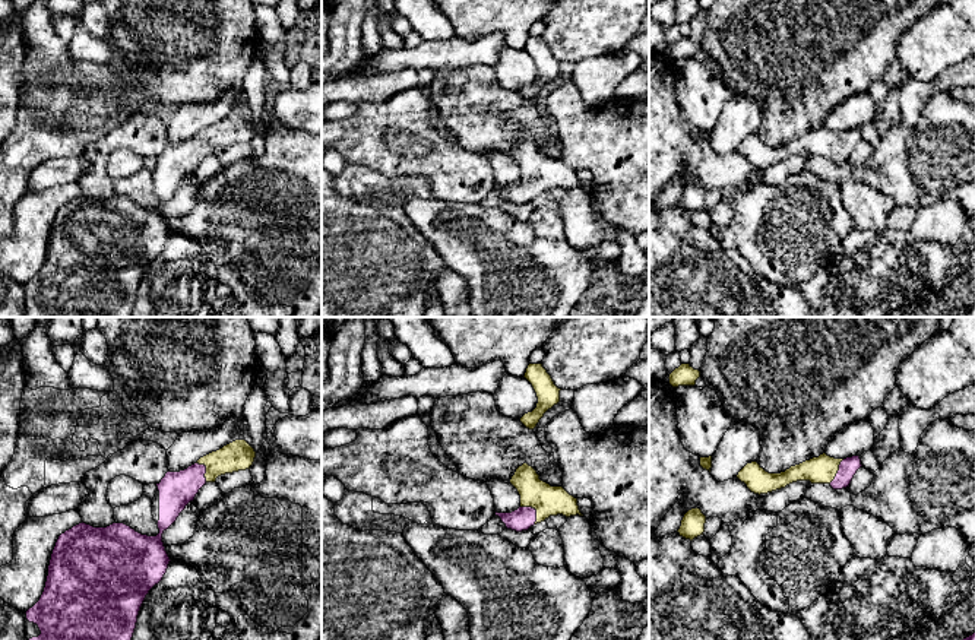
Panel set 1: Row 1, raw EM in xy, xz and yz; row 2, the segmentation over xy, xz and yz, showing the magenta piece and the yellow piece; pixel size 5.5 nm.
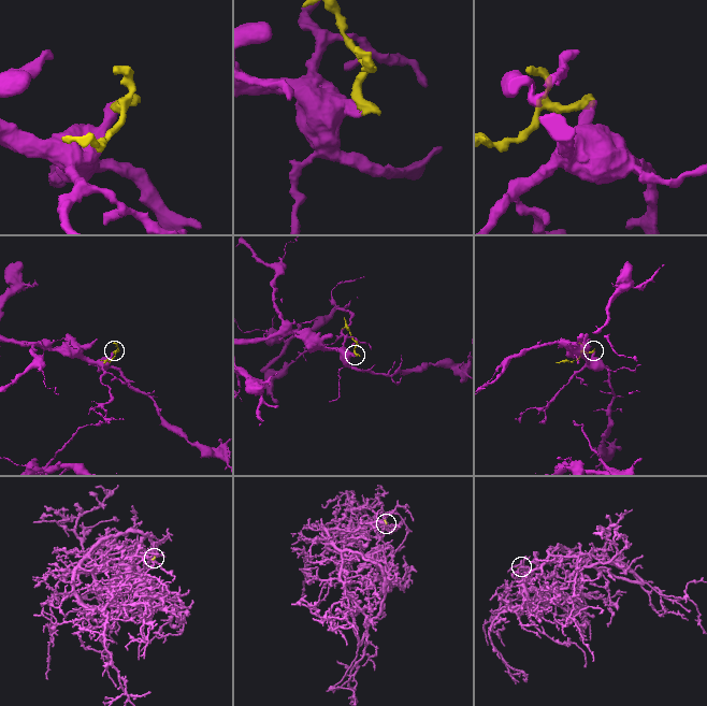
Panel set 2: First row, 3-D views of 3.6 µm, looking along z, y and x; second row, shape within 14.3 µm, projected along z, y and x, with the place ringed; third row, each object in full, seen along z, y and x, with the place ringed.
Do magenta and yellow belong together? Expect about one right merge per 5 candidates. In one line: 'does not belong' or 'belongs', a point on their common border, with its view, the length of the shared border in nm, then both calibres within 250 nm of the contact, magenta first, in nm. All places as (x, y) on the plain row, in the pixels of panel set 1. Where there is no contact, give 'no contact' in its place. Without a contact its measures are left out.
belongs | xz (535, 183) | 130 nm | 120/170 nm

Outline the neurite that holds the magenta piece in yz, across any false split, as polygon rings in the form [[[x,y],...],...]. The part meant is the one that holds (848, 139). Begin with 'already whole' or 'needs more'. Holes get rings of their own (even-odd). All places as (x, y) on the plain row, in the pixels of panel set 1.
needs more; [[[826,126],[800,137],[791,139],[781,146],[766,145],[757,134],[747,136],[737,151],[754,167],[767,167],[797,153],[811,156],[829,156],[833,162],[849,159],[854,148],[861,140],[860,129],[835,132]]]

